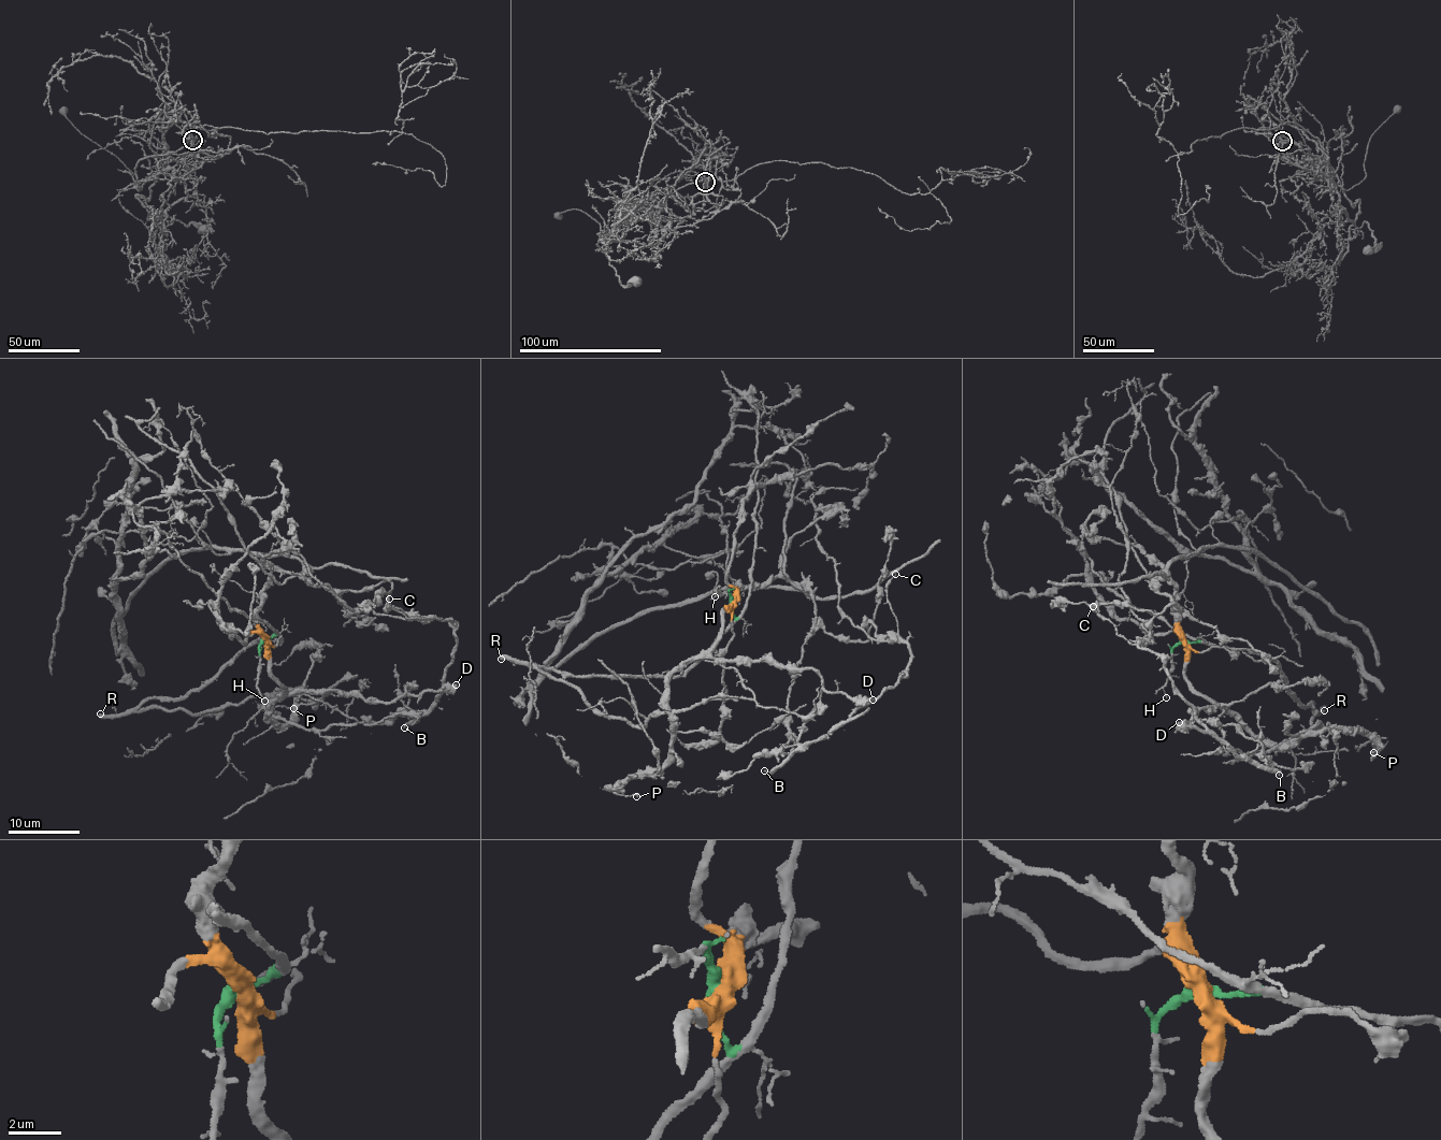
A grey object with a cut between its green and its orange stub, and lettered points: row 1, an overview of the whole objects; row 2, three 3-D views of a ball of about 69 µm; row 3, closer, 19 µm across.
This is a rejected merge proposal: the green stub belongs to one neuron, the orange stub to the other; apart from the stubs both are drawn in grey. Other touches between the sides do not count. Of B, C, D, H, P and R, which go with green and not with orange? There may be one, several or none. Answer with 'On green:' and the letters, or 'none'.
On green: H, R

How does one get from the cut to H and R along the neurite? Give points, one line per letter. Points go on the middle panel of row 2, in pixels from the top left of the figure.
H: (734, 602), (730, 591), (720, 595), (716, 591), (715, 597)
R: (734, 602), (734, 624), (677, 675), (586, 676), (556, 672), (516, 659), (500, 659)

